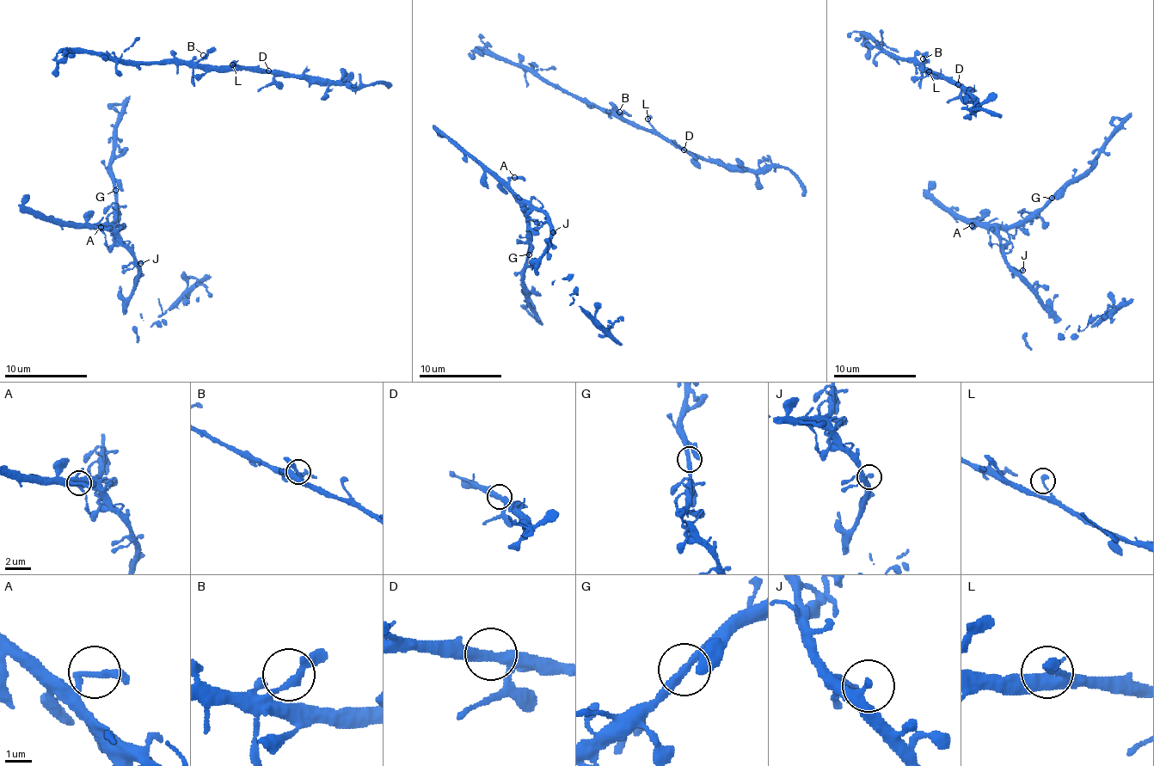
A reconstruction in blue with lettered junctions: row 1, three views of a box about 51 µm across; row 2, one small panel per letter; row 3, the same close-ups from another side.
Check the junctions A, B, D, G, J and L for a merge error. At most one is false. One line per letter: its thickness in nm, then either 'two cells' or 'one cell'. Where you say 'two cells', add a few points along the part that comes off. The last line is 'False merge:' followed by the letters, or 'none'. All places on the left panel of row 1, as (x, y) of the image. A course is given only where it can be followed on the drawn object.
A: 240 nm | one cell
B: 240 nm | one cell
D: 320 nm | one cell
G: 300 nm | one cell
J: 320 nm | one cell
L: 320 nm | one cell
False merge: none

